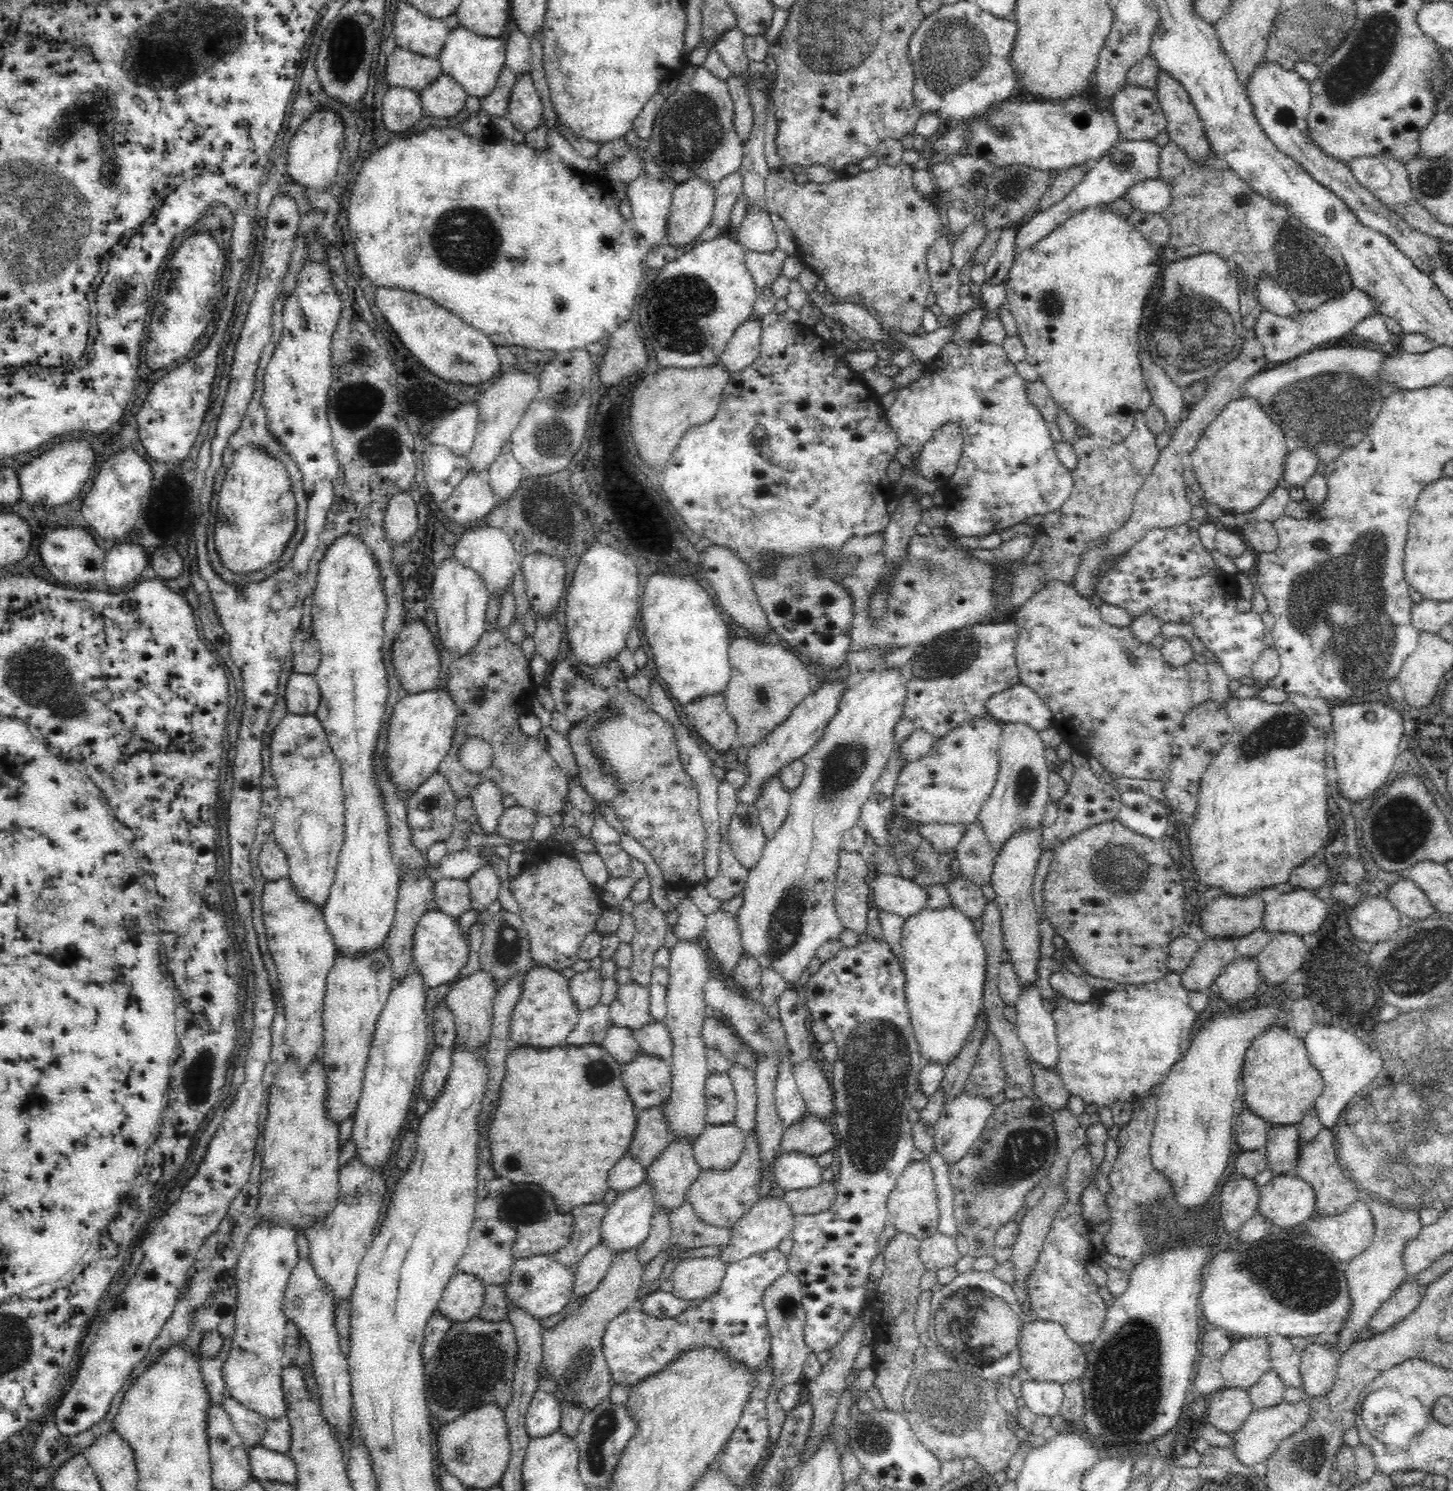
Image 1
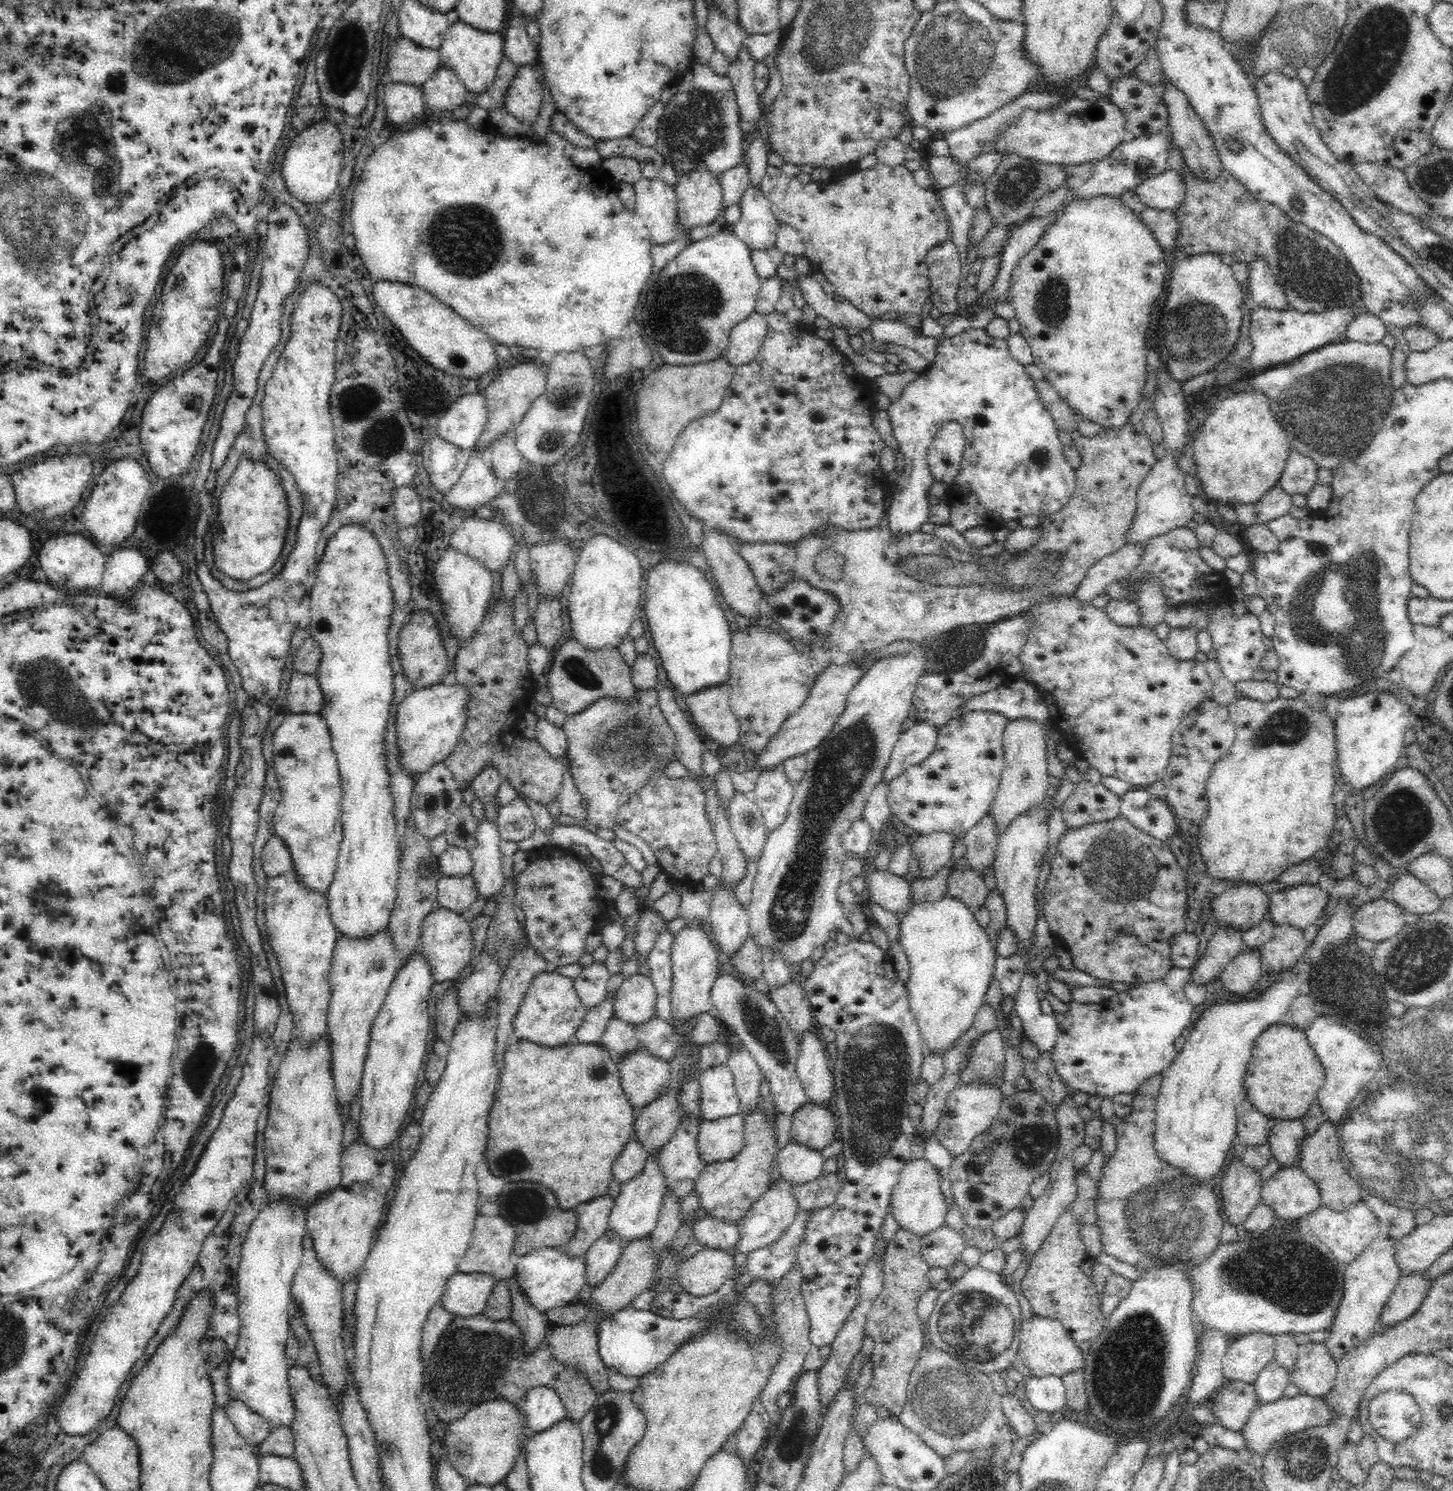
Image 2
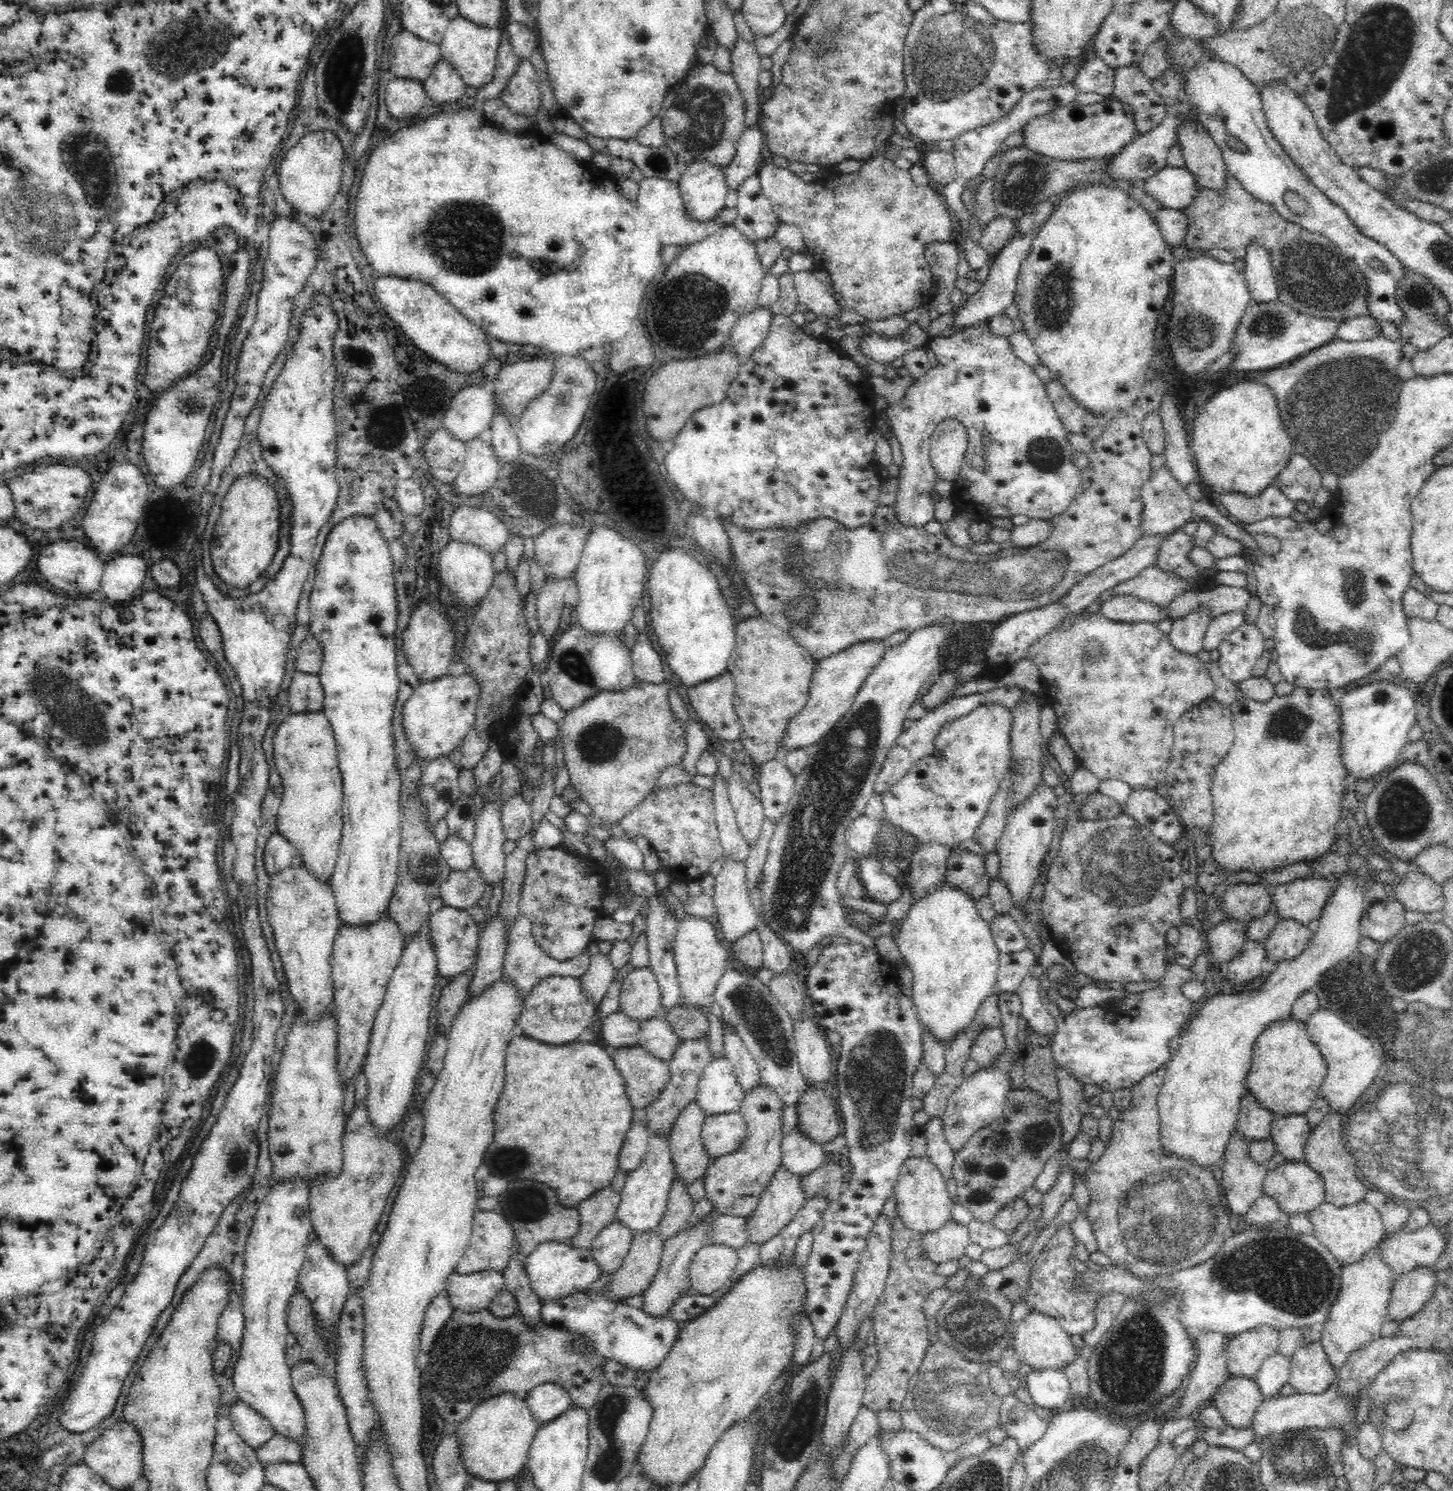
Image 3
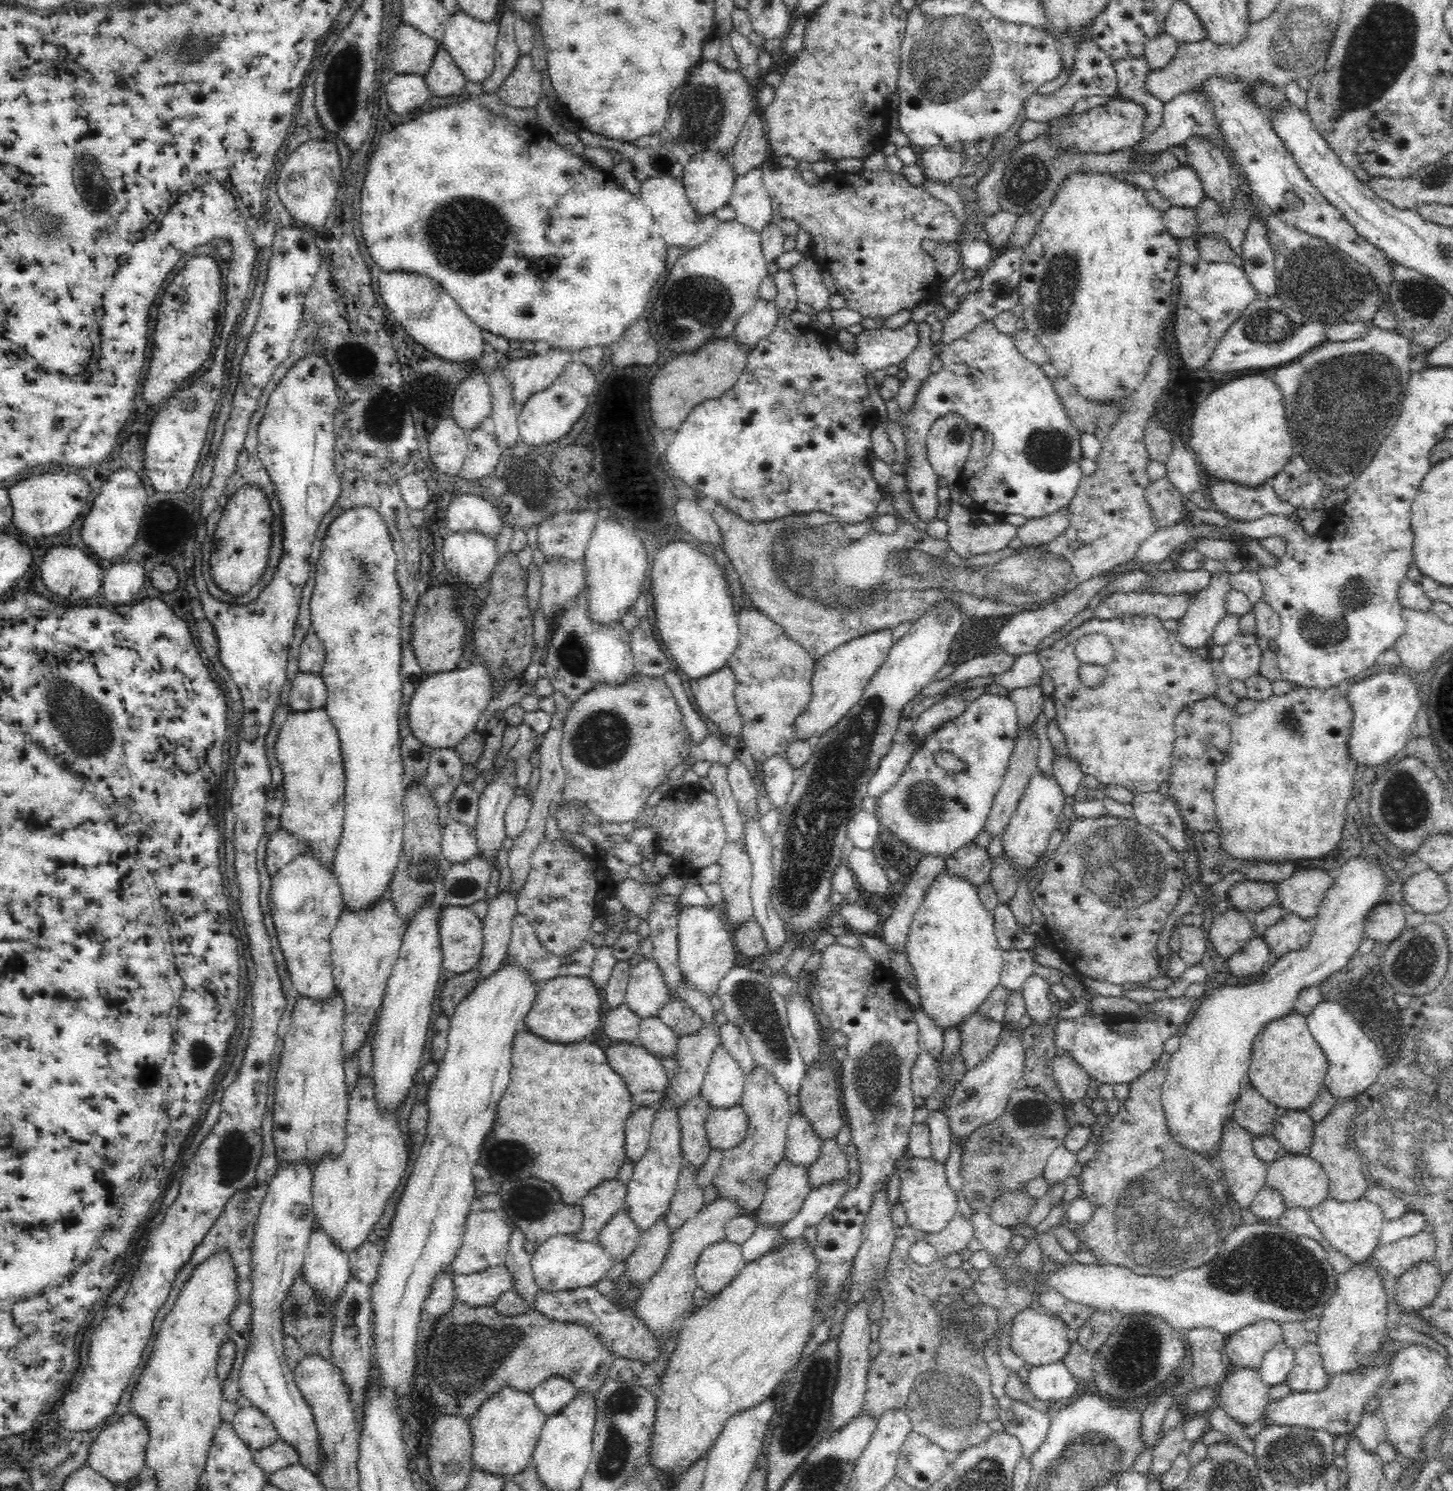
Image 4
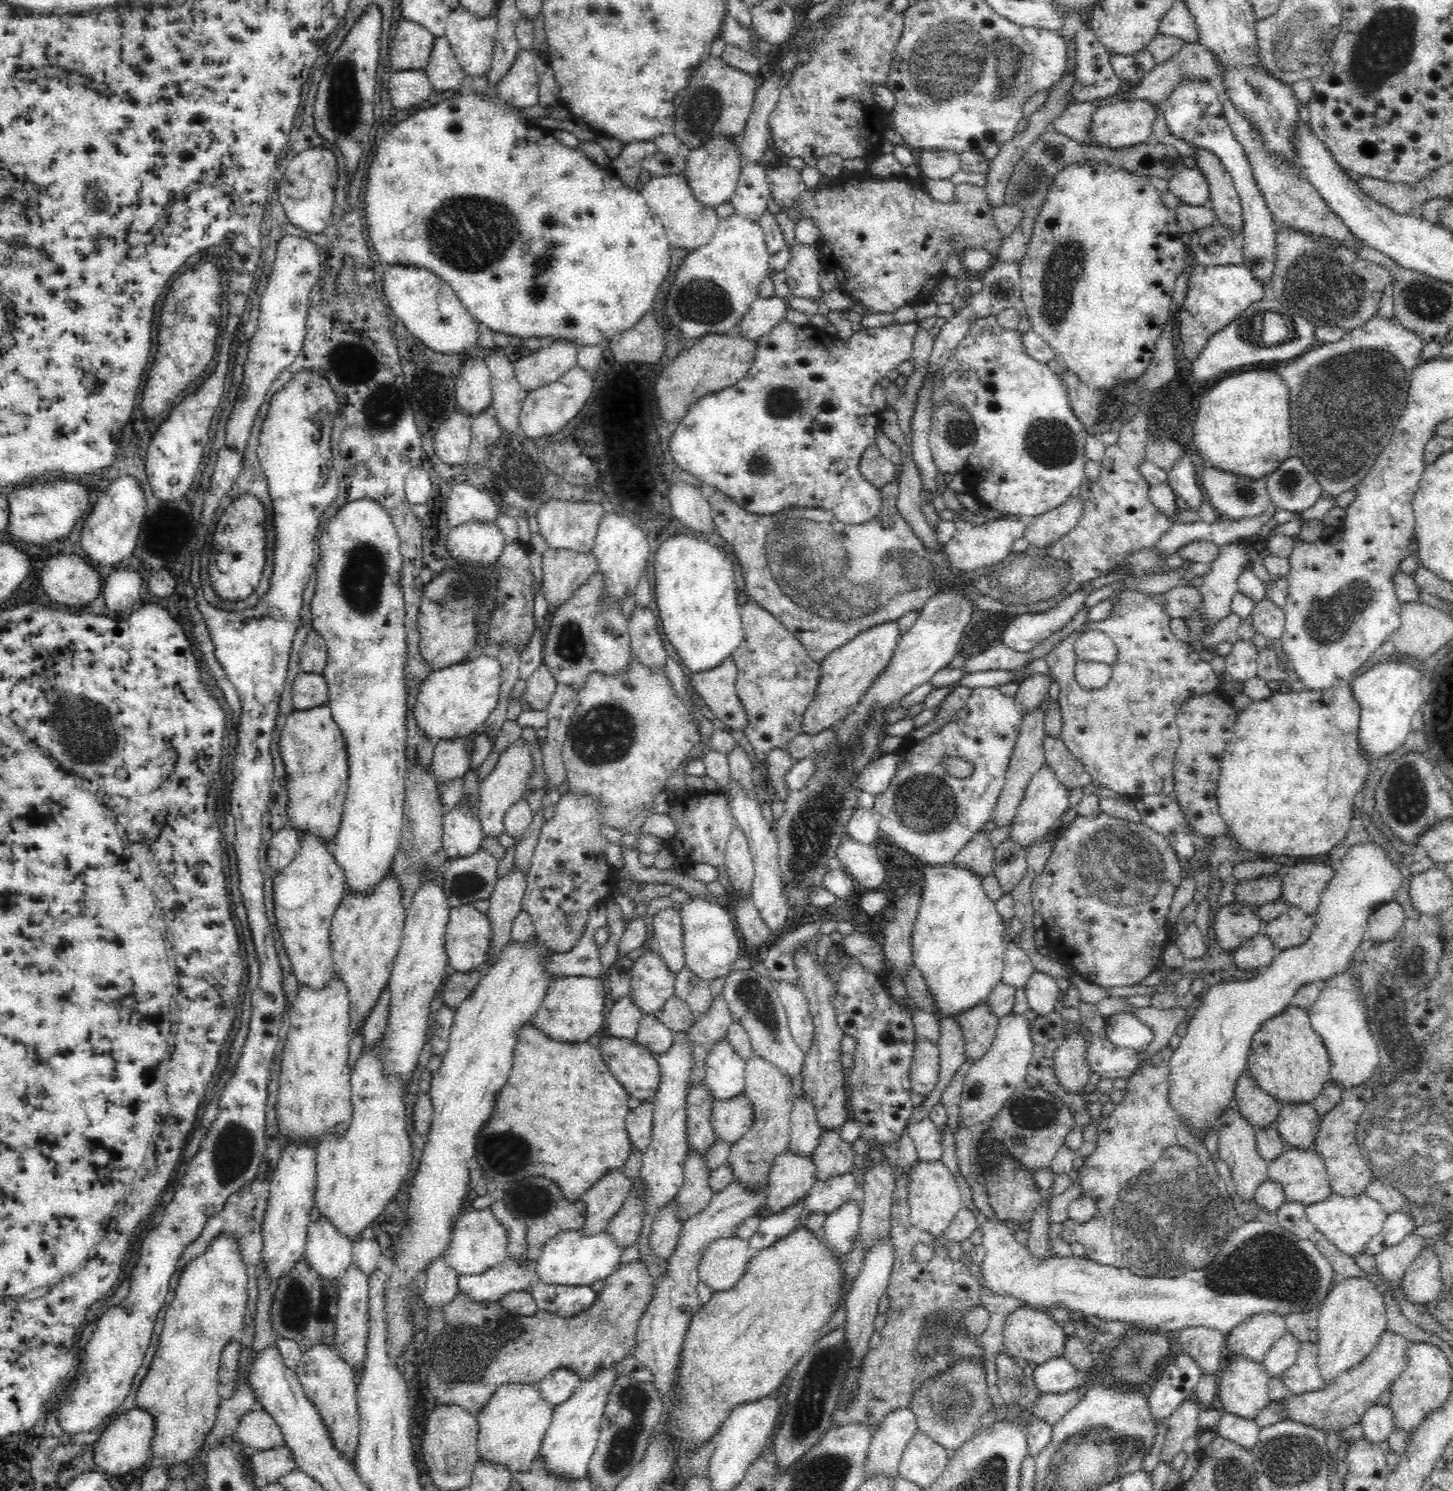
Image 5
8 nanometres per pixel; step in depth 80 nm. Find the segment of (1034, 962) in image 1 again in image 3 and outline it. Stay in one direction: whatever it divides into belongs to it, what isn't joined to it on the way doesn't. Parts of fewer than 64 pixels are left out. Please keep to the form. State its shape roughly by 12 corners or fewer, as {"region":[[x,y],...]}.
{"region":[[1038,782],[1008,815],[999,877],[1026,911],[1060,788]]}

